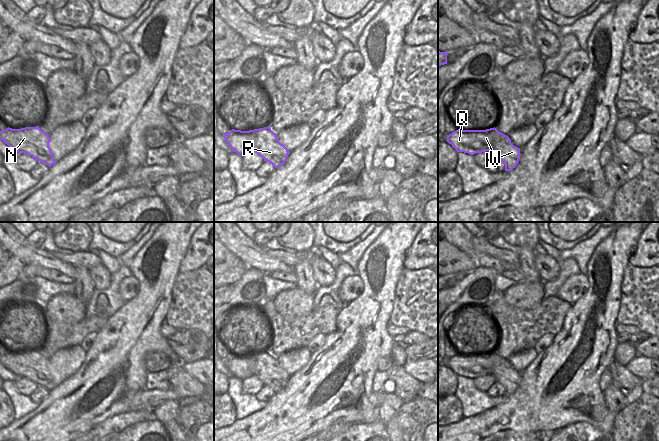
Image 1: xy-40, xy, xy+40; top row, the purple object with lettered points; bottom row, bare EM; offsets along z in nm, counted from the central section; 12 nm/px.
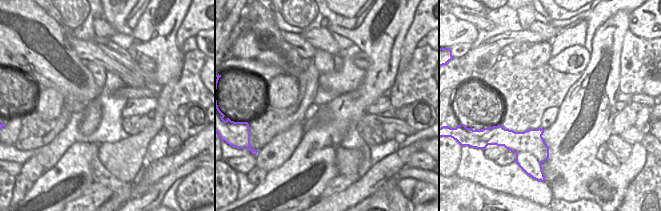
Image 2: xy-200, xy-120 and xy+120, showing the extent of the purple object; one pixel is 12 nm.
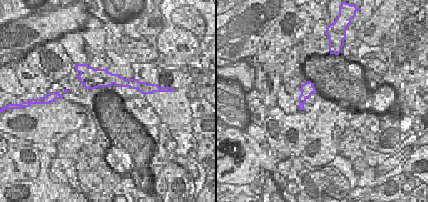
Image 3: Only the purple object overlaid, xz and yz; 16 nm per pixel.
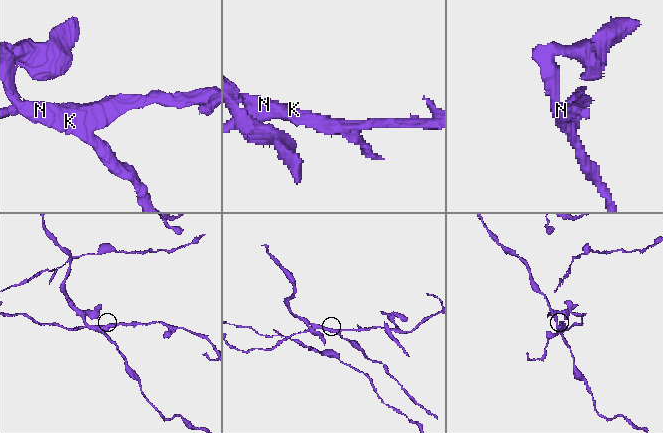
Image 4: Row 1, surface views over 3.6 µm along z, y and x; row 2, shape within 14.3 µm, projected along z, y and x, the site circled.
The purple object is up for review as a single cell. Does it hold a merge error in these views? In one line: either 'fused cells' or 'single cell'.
fused cells

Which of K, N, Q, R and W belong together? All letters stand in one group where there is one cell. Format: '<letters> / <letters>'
K N R / Q W

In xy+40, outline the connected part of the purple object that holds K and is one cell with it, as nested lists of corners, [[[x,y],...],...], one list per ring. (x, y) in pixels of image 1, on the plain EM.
[[[512,367],[499,368],[497,373],[491,375],[495,377],[497,383],[500,383],[505,388],[506,395],[511,395],[519,386],[520,372]]]

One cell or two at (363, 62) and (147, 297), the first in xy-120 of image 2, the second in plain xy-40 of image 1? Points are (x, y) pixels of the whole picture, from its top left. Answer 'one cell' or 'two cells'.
two cells

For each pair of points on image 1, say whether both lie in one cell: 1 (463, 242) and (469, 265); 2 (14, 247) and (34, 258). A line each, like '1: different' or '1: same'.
1: different
2: same

